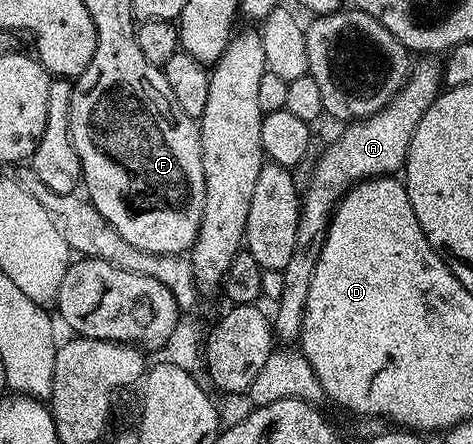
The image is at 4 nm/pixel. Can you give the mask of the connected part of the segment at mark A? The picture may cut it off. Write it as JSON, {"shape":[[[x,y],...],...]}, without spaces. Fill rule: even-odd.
{"shape":[[[423,57],[414,64],[405,85],[377,113],[367,119],[357,119],[346,124],[347,127],[339,135],[339,140],[324,153],[311,175],[311,188],[305,191],[299,209],[297,225],[297,245],[293,249],[293,257],[289,257],[289,265],[281,273],[283,288],[279,291],[279,304],[273,311],[273,335],[280,344],[291,345],[303,334],[303,318],[305,305],[309,297],[309,285],[313,277],[313,269],[319,260],[323,248],[323,236],[329,222],[329,216],[337,200],[352,185],[372,177],[387,177],[392,173],[404,170],[409,153],[409,145],[413,141],[413,133],[429,105],[441,94],[441,63],[435,57]]]}

